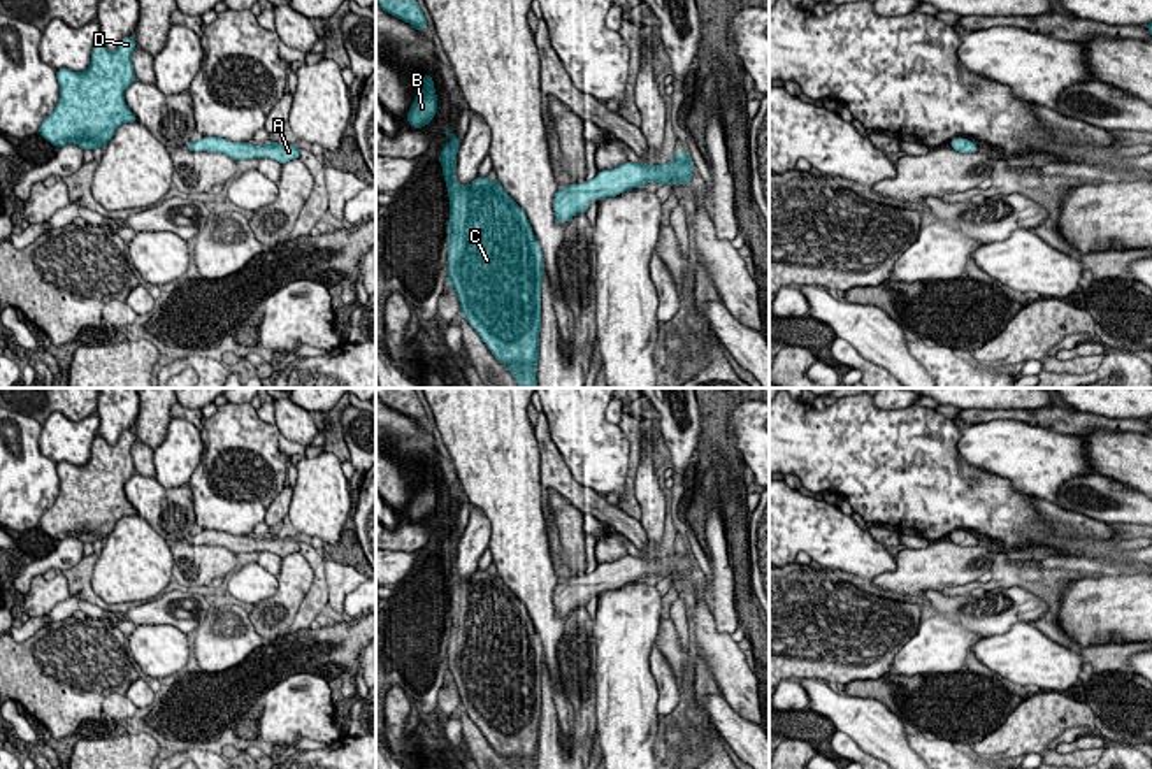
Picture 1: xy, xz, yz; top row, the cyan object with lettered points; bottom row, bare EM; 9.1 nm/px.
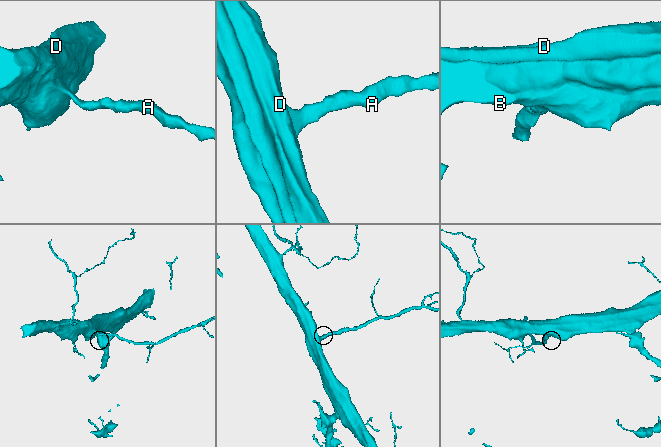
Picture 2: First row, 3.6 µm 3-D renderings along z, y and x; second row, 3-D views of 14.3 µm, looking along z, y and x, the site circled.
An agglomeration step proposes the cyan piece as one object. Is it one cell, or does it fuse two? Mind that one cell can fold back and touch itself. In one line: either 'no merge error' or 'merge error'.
no merge error

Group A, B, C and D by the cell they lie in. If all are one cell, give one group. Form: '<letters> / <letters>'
A B C D

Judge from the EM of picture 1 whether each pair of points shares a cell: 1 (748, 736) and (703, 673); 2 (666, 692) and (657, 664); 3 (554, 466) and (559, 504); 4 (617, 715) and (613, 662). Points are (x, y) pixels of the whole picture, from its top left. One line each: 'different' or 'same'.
1: different
2: same
3: different
4: same

